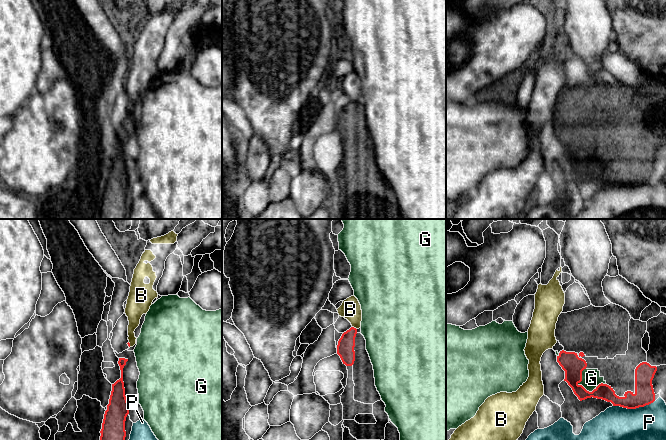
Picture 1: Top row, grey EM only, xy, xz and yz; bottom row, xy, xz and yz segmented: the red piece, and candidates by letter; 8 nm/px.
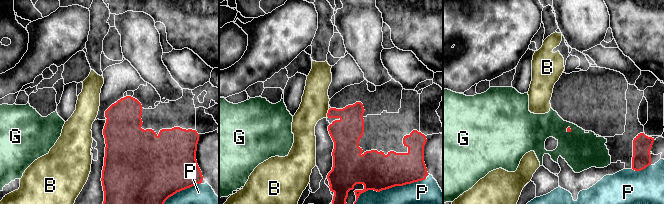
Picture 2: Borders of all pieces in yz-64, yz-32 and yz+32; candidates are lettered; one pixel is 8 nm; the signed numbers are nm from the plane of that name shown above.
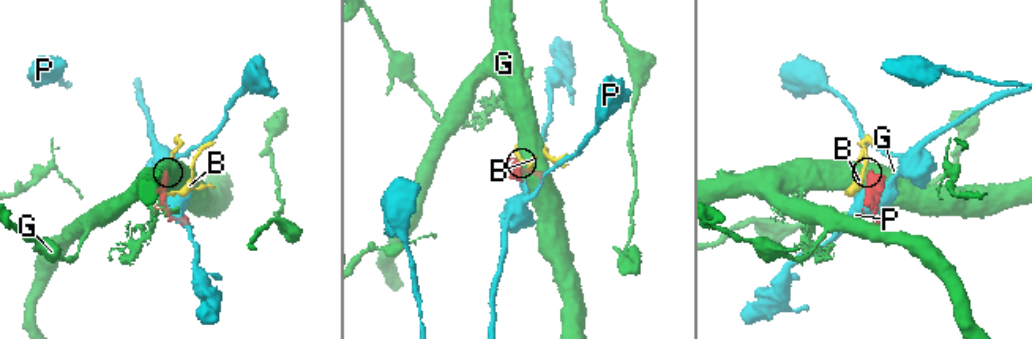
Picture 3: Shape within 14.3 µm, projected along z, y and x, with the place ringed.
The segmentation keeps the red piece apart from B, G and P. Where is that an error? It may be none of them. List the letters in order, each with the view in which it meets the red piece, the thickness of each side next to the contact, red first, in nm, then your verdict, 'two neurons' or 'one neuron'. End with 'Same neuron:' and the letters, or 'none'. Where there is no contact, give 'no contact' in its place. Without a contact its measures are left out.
B: xz | 140/160 nm | two neurons
G: yz | 160/150 nm | two neurons
P: yz | 160/500 nm | two neurons
Same neuron: none

